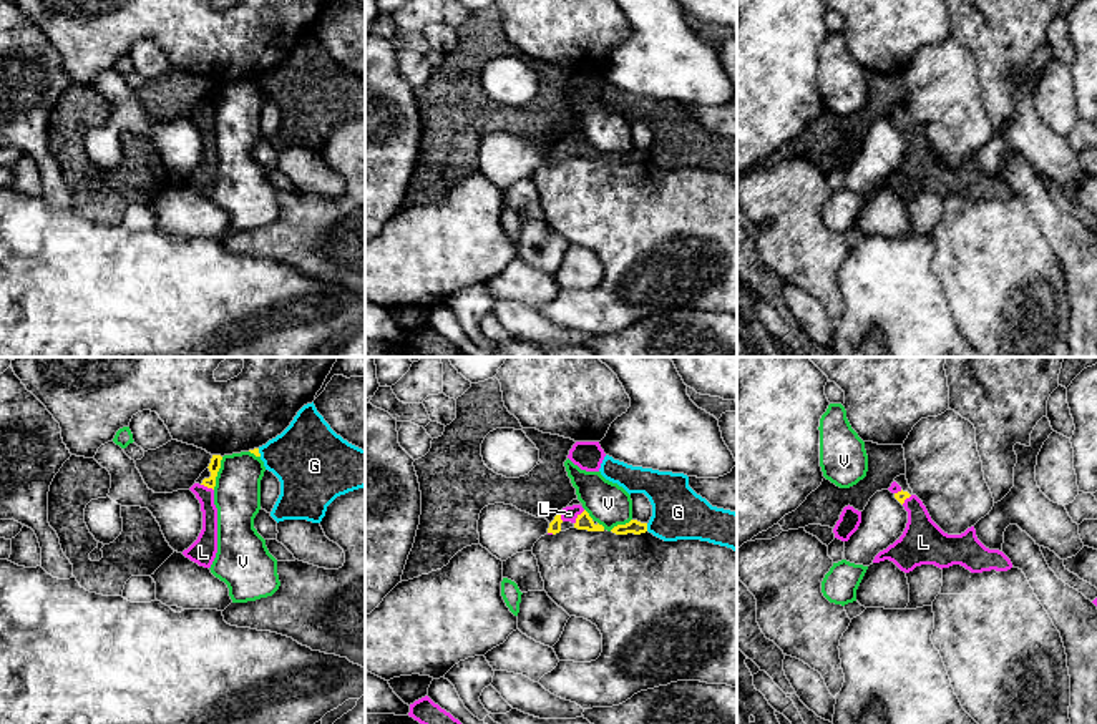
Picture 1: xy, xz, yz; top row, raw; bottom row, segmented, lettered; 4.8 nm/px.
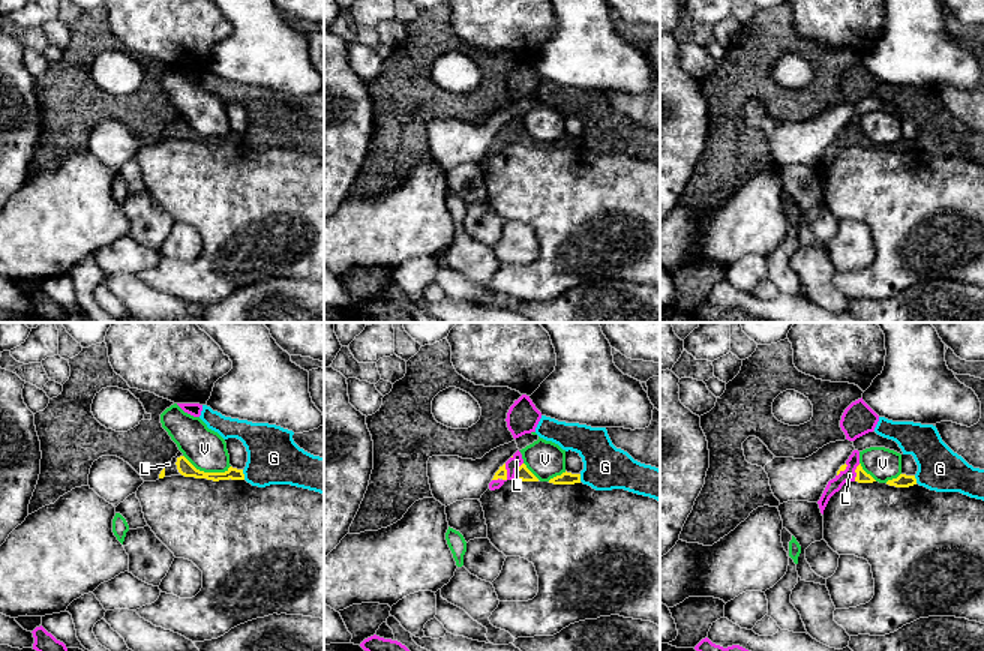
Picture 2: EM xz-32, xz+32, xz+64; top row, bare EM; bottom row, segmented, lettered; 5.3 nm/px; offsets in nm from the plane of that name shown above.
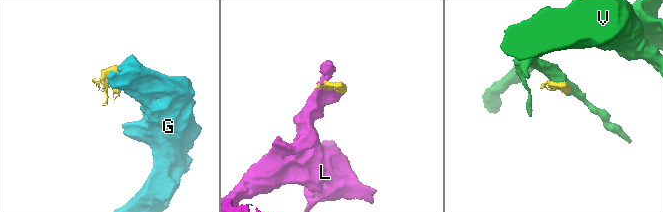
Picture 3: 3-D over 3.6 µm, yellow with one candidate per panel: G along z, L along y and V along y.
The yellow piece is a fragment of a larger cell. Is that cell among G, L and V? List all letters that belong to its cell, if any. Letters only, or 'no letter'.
L

